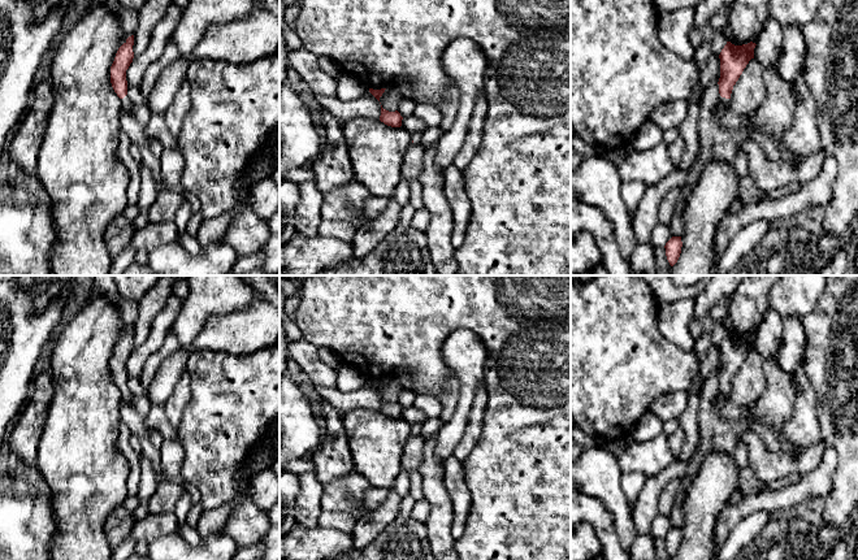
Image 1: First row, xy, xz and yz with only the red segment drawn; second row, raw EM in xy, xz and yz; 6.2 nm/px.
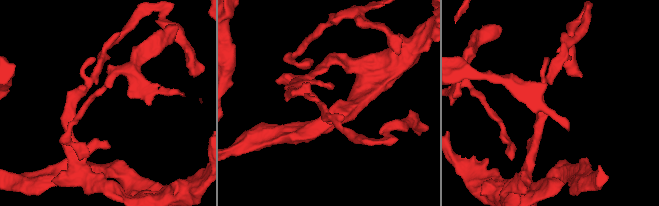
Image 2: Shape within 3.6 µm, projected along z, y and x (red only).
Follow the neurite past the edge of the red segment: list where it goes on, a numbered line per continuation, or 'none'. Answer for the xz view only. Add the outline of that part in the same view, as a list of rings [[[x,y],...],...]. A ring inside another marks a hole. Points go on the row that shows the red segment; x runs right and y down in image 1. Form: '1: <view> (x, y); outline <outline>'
none

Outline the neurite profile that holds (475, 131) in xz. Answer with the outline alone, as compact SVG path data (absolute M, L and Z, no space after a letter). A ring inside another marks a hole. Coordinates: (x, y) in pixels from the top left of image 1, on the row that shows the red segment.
M484 90L477 95L476 105L468 125L464 143L454 159L454 164L463 168L471 162L476 155L484 135L484 123L488 112L488 100Z

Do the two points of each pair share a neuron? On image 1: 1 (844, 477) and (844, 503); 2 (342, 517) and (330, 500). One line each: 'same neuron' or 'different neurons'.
1: same neuron
2: different neurons

